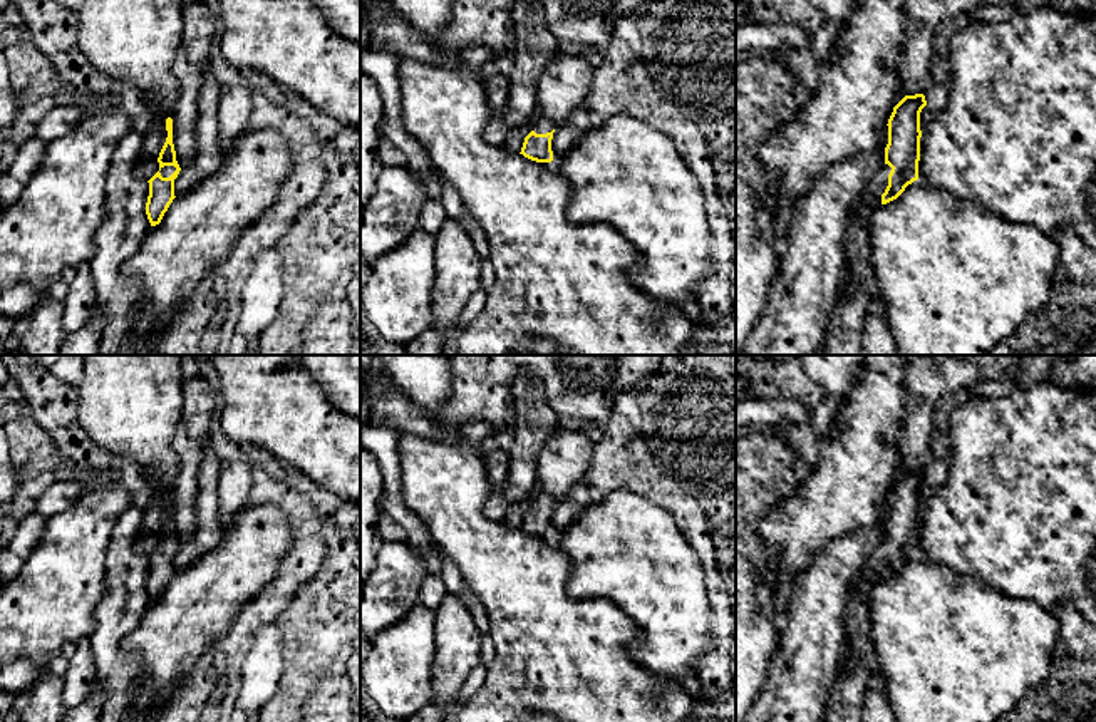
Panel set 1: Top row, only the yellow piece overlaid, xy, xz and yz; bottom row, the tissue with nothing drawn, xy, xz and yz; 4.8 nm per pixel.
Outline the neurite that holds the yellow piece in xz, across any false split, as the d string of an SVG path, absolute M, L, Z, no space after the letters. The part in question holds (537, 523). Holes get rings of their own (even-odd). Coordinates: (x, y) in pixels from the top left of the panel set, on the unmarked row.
M538 489L533 496L533 506L525 513L520 529L536 538L551 538L553 508L555 508L555 499L545 491Z

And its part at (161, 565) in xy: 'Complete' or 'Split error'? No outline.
Split error

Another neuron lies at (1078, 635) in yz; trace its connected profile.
M1071 601L1059 603L1054 616L1059 621L1059 643L1068 655L1084 665L1096 665L1096 625L1088 621Z

